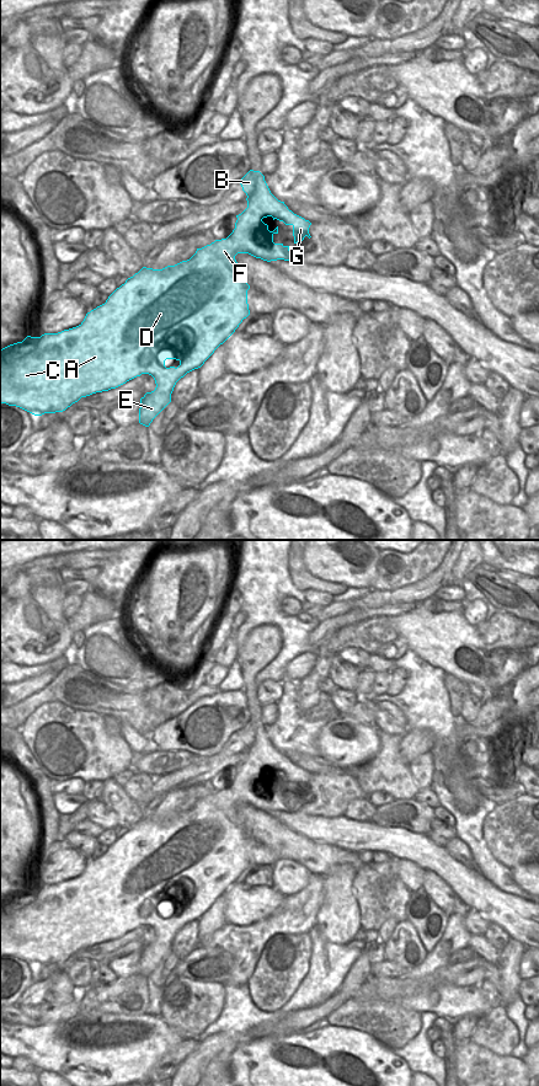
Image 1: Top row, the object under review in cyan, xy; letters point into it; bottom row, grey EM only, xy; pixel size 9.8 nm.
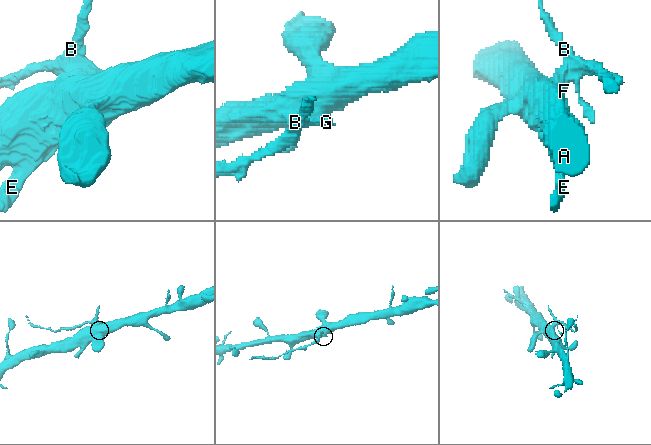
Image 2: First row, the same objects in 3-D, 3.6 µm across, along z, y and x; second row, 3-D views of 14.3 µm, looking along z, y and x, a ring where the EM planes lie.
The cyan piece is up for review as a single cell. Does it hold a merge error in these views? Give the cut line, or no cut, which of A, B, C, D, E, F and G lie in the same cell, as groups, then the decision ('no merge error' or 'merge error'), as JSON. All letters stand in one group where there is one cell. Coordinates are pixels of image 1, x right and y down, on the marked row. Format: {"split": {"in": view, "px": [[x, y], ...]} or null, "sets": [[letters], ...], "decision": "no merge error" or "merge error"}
{"split": {"in": "xy", "px": [[265, 224], [261, 230], [239, 230], [235, 228]]}, "sets": [["A", "C", "D", "E", "F"], ["B", "G"]], "decision": "merge error"}

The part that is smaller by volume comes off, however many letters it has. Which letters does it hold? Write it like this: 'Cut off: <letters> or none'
Cut off: B, G

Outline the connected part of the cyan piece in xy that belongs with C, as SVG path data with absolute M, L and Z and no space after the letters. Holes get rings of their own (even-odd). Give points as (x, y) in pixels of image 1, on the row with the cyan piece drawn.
M267 224L262 231L234 229L226 239L197 248L187 261L162 269L143 267L117 288L105 304L87 312L79 326L58 333L44 333L41 337L27 336L22 342L0 349L0 403L20 407L34 416L63 412L81 397L116 389L142 374L149 374L154 378L156 387L140 398L139 408L139 423L149 427L171 402L176 382L187 373L201 368L250 315L247 304L250 285L239 274L235 256L249 253L267 262L300 258L300 252L295 253L289 246L274 244L274 234L278 234L278 226L270 231ZM166 359L176 359L180 365L166 368Z

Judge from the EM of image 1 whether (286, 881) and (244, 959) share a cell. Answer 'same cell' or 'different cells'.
different cells

